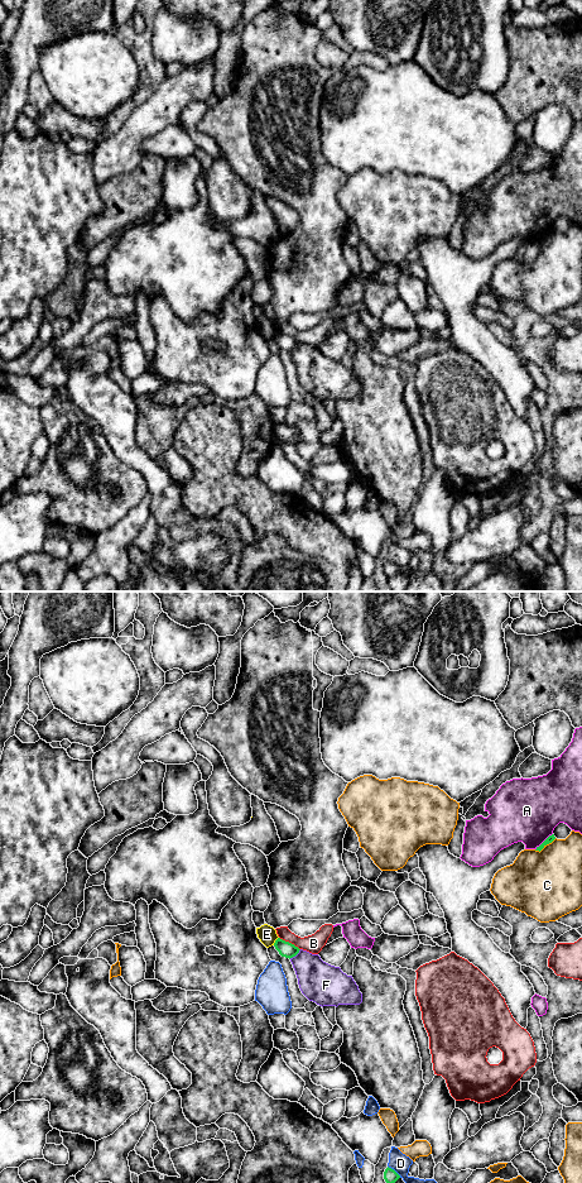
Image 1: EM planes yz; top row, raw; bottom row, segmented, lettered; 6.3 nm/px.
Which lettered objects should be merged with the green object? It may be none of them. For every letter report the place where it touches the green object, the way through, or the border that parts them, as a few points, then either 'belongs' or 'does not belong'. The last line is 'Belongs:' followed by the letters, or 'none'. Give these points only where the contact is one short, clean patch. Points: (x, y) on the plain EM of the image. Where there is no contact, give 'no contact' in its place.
A: yz (543, 235) | does not belong
B: yz (288, 335) | does not belong
C: yz (544, 238) | does not belong
D: yz (394, 564) | does not belong
E: yz (275, 334) | along yz (278, 330), (273, 338) | does not belong
F: yz (294, 349) | does not belong
Belongs: none

